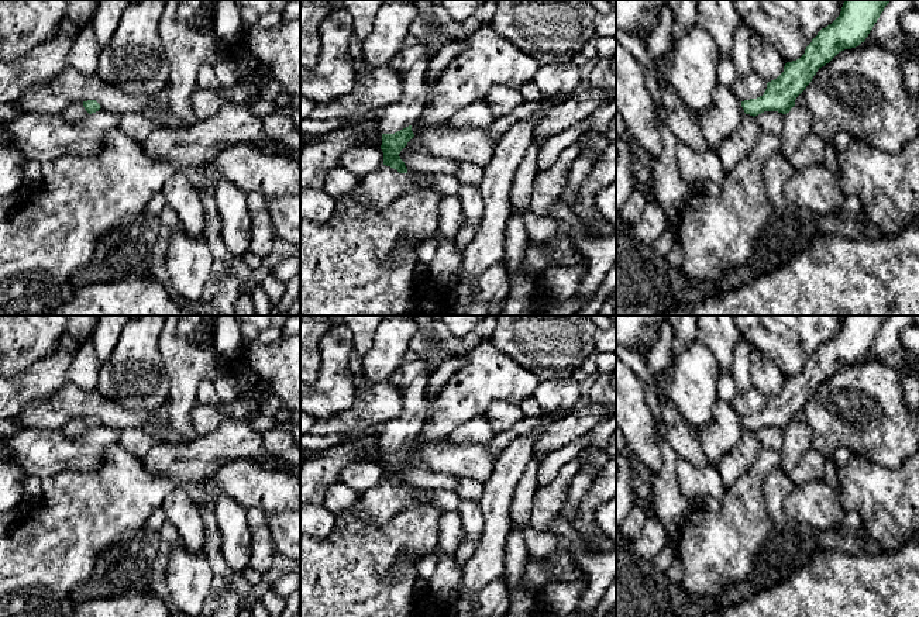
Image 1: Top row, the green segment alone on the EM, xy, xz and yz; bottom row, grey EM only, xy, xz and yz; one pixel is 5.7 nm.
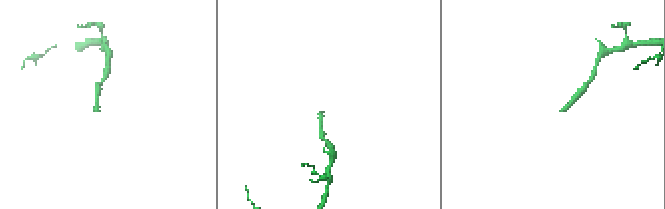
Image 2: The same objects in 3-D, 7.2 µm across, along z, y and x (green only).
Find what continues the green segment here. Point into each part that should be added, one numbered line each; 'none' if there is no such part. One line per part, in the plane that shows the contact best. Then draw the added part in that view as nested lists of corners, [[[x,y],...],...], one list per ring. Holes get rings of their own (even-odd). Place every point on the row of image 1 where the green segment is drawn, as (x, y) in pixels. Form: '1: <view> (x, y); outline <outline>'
1: xz (406, 111); outline [[[423,44],[423,56],[403,76],[403,94],[399,101],[385,108],[379,121],[381,134],[395,134],[413,125],[421,117],[428,101],[427,63],[436,48]]]

